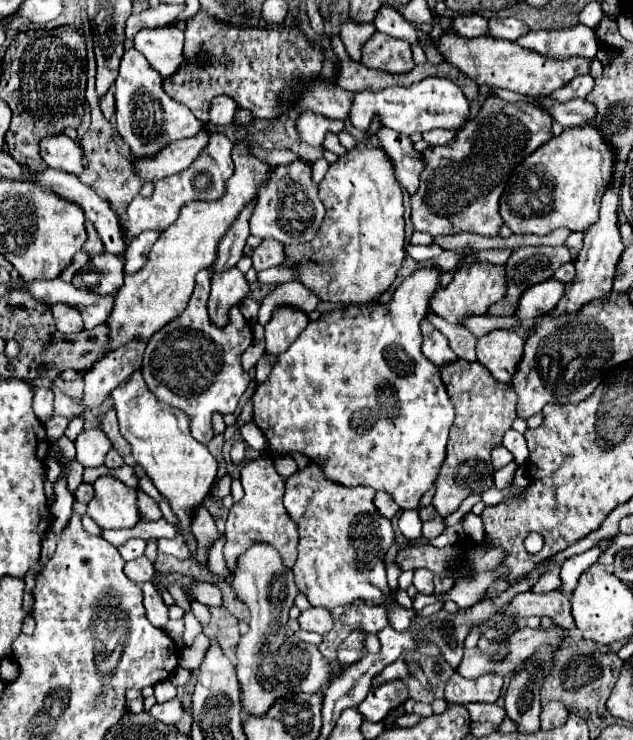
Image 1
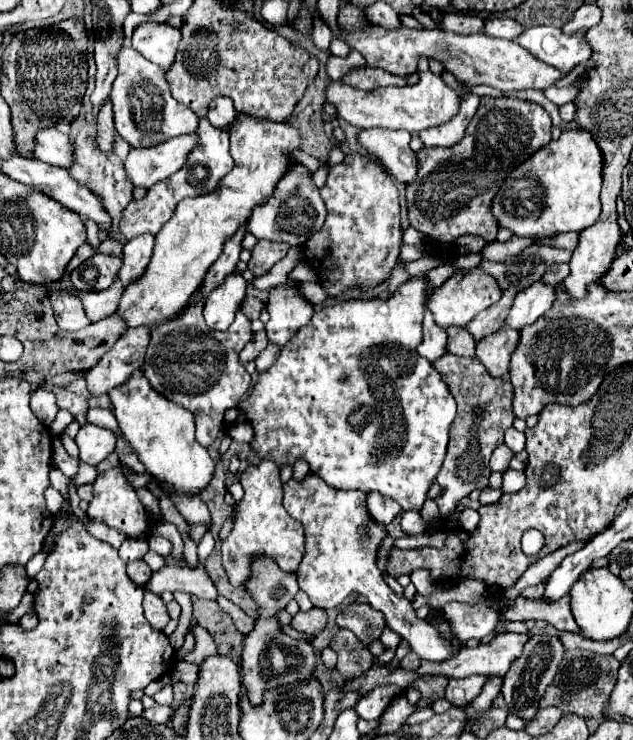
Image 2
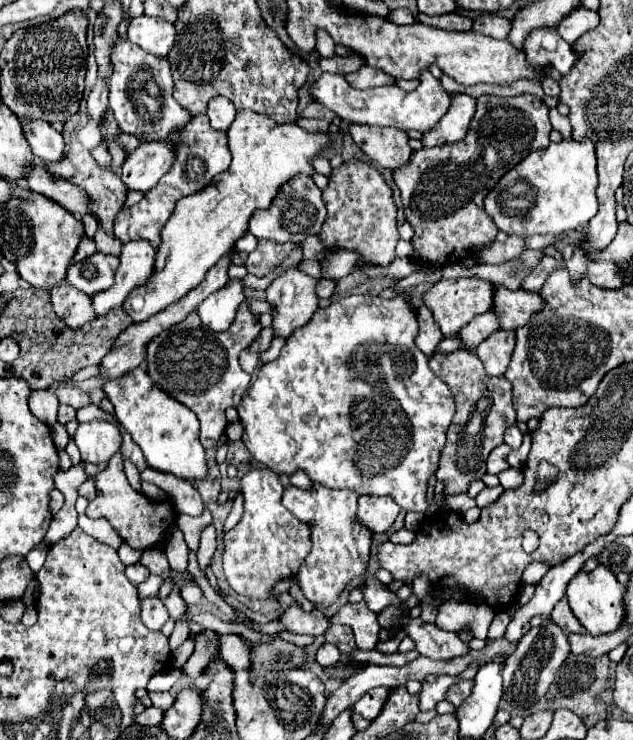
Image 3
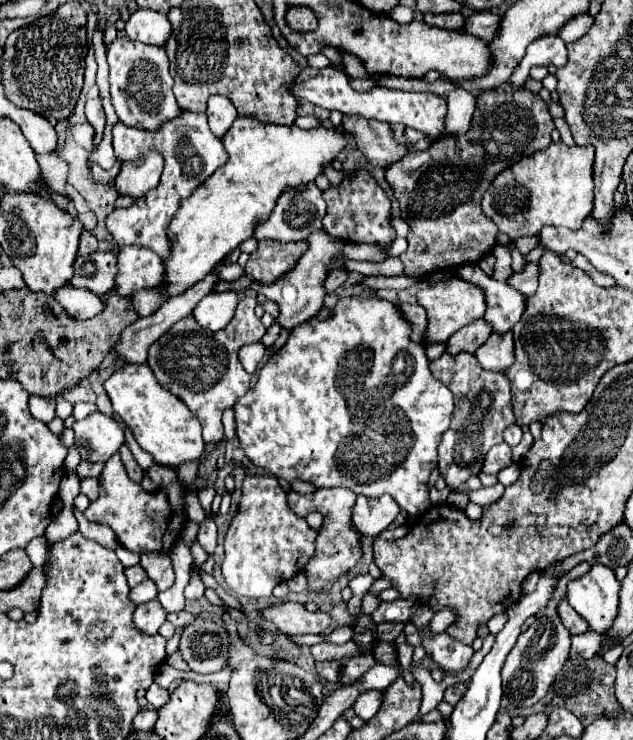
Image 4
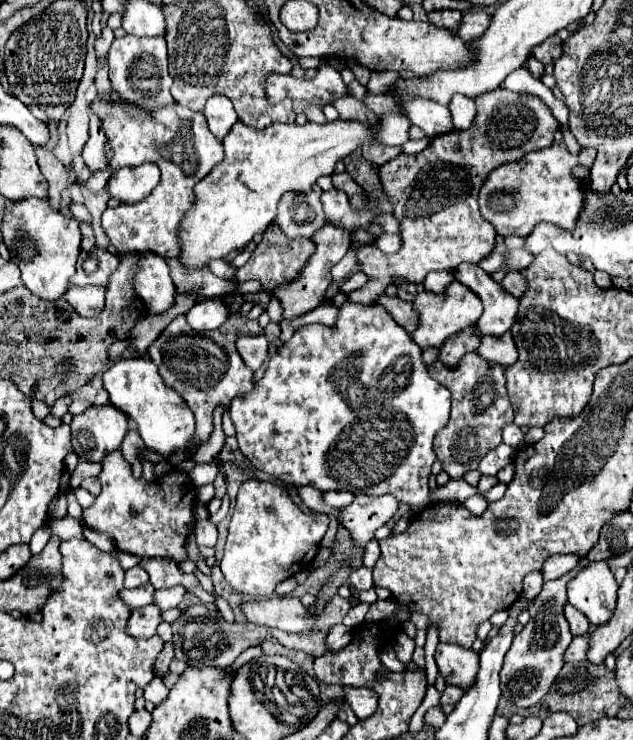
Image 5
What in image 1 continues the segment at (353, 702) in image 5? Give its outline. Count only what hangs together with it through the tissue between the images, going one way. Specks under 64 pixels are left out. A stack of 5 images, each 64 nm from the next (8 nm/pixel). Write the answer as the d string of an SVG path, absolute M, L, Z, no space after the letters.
M402 680L386 682L380 688L368 692L368 696L360 702L358 712L370 722L382 722L392 710L400 708L408 700L408 688Z

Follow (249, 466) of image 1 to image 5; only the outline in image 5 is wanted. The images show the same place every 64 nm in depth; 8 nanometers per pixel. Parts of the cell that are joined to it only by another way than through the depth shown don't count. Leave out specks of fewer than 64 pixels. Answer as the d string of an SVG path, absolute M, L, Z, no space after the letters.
M246 480L240 486L236 508L230 520L230 532L220 562L226 582L242 594L272 598L276 584L308 570L316 558L320 540L328 530L328 516L304 514L288 496L286 488L274 482Z

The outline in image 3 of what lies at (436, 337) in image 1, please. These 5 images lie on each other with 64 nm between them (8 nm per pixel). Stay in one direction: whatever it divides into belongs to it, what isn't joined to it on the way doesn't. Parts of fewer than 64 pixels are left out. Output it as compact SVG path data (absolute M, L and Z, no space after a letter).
M426 306L418 308L418 324L420 324L420 332L416 336L416 346L430 358L434 356L440 340L444 338L432 318L432 312Z

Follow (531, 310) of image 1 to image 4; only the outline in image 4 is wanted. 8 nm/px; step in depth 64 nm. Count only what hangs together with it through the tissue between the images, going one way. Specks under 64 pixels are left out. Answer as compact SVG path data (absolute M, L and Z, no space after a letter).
M464 264L456 272L462 280L468 280L476 286L480 286L486 294L486 314L484 318L492 324L496 332L508 332L516 322L520 322L520 314L524 314L524 294L516 294L512 286L506 282L498 282L492 276L488 276L480 266L474 264Z

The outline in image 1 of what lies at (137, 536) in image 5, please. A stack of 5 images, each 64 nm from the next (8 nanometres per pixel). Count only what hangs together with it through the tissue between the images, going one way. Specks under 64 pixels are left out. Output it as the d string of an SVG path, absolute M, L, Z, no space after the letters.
M100 476L94 482L94 498L88 502L88 516L102 530L132 528L140 520L136 490L116 478Z

